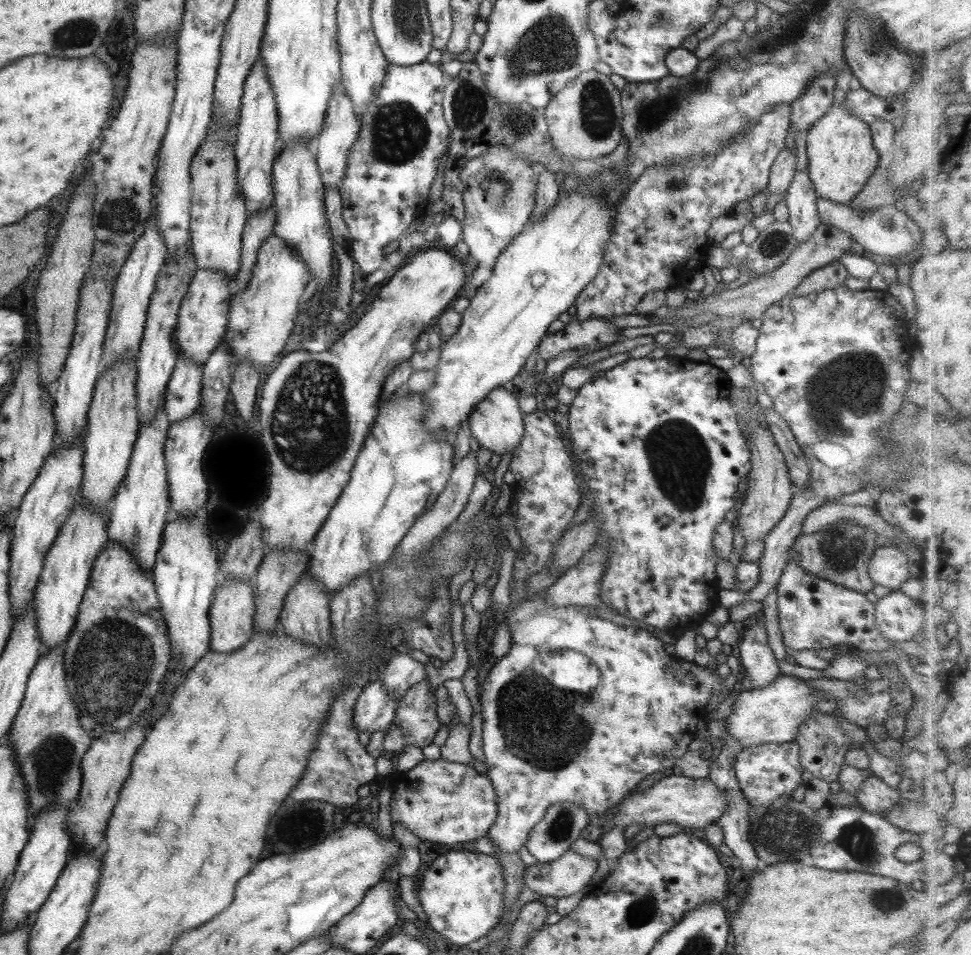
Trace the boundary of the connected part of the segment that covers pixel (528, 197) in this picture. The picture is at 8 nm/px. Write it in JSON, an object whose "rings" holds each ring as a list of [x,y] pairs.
{"rings":[[[505,146],[489,148],[489,152],[471,158],[461,170],[459,179],[465,185],[461,190],[464,207],[461,238],[476,267],[492,268],[501,250],[527,227],[534,205],[536,175],[537,168],[529,165],[529,160],[513,155]]]}

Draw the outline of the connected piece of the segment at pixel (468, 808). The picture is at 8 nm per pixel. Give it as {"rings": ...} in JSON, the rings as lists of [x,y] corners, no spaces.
{"rings":[[[441,758],[422,759],[413,768],[393,772],[388,778],[390,785],[393,785],[389,802],[391,823],[401,823],[419,840],[445,846],[475,841],[488,834],[497,816],[495,789],[486,775],[477,773],[473,766],[447,762]]]}

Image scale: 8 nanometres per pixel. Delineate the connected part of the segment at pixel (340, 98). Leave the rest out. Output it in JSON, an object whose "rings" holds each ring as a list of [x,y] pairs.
{"rings":[[[340,82],[334,87],[332,98],[329,100],[325,119],[321,120],[321,130],[317,136],[317,147],[314,151],[315,162],[317,162],[317,172],[321,178],[324,188],[335,188],[339,186],[339,180],[345,170],[345,155],[349,153],[350,147],[357,139],[360,124],[359,119],[354,114],[353,106]]]}

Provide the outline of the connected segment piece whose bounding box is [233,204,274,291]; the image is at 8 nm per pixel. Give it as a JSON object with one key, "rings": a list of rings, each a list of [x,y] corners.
{"rings":[[[273,204],[269,207],[268,210],[260,211],[258,214],[246,218],[246,224],[240,240],[242,250],[239,252],[239,272],[237,272],[233,282],[234,291],[241,291],[247,285],[247,281],[253,275],[253,265],[261,243],[269,235],[273,234]]]}

